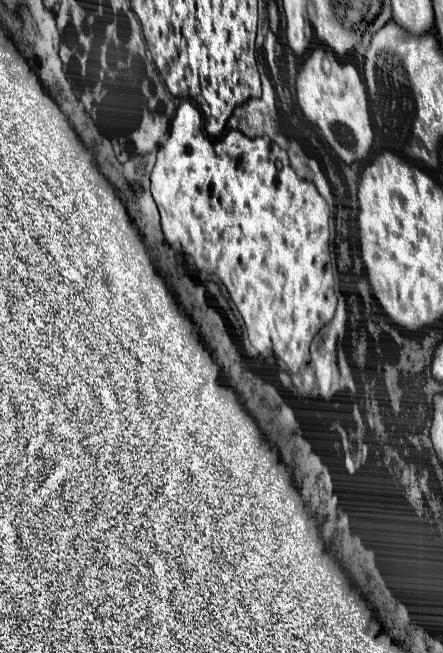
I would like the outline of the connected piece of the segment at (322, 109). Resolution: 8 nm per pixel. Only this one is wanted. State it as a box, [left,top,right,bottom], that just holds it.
[296,47,374,165]

